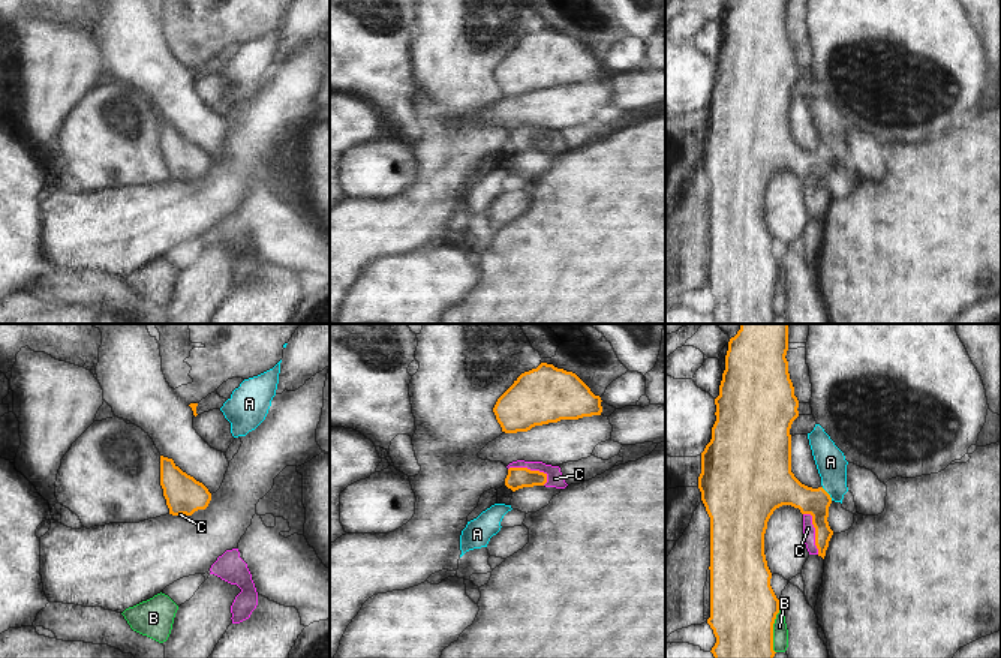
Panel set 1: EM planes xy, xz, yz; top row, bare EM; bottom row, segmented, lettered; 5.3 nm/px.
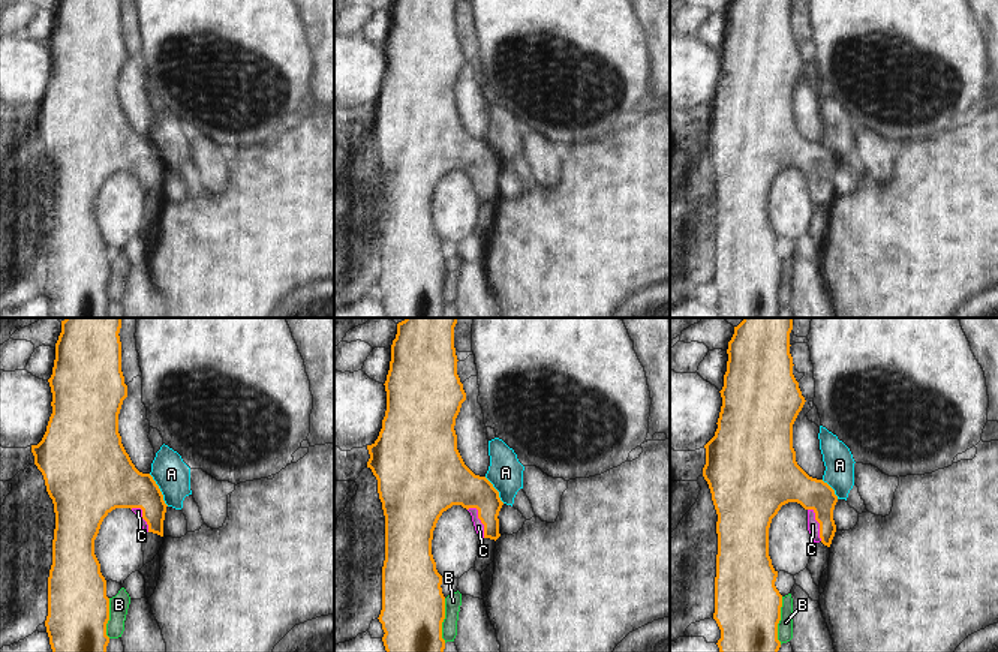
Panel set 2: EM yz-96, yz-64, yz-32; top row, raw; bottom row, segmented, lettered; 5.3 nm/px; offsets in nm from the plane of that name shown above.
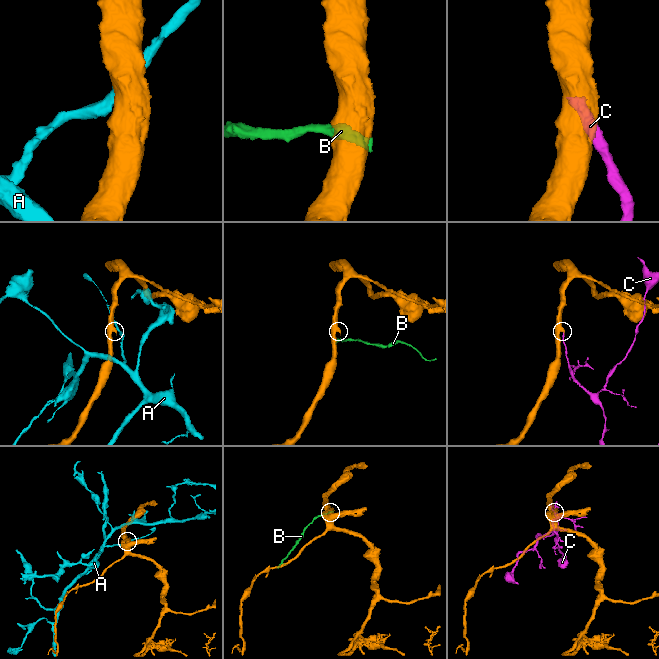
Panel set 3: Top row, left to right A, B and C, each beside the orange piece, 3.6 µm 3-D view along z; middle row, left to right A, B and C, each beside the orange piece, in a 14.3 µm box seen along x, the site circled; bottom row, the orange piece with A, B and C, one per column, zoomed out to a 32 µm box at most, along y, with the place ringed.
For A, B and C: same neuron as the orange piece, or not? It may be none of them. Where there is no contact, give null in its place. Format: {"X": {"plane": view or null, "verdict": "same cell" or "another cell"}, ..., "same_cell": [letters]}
{"A": {"plane": "yz", "verdict": "another cell"}, "B": {"plane": "yz", "verdict": "another cell"}, "C": {"plane": "xz", "verdict": "same cell"}, "same_cell": ["C"]}

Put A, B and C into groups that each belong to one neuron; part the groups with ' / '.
A / B / C

